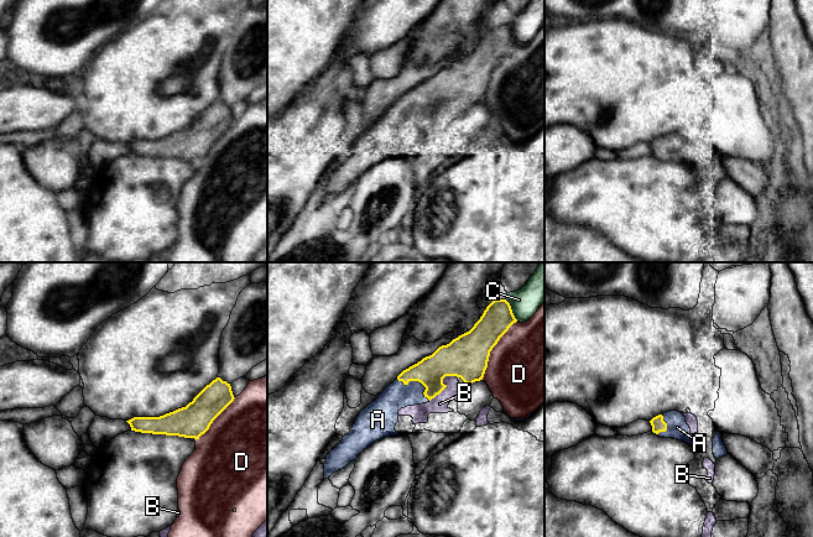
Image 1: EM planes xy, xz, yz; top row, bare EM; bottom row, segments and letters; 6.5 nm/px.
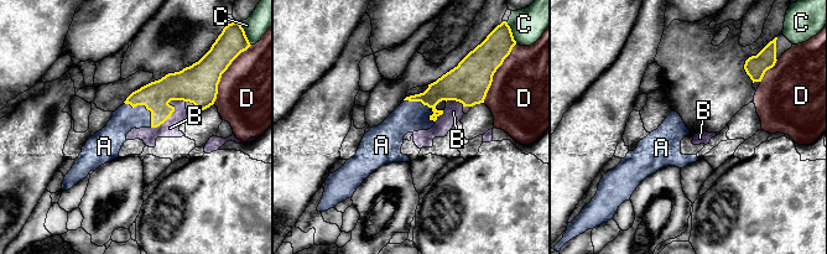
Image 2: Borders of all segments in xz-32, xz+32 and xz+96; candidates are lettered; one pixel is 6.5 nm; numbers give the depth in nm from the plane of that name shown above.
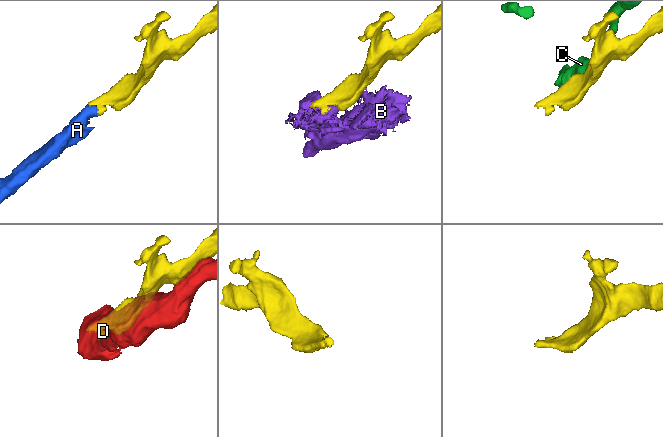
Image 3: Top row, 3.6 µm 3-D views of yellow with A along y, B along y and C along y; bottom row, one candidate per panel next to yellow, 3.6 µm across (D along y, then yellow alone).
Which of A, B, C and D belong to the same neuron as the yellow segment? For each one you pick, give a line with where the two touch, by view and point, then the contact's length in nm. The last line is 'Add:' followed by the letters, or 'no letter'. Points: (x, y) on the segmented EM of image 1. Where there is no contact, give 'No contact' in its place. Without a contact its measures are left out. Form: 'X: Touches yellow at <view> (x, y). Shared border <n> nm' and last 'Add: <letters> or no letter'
A: Touches yellow at xz (417, 380). Shared border 260 nm
Add: A

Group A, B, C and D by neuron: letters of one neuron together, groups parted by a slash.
A / B / C / D

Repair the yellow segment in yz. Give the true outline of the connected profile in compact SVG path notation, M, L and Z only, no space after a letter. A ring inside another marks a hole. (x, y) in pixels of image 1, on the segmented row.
M665 412L653 417L650 423L652 426L652 432L658 437L674 438L694 445L690 439L690 428L686 422L686 417L681 412Z

